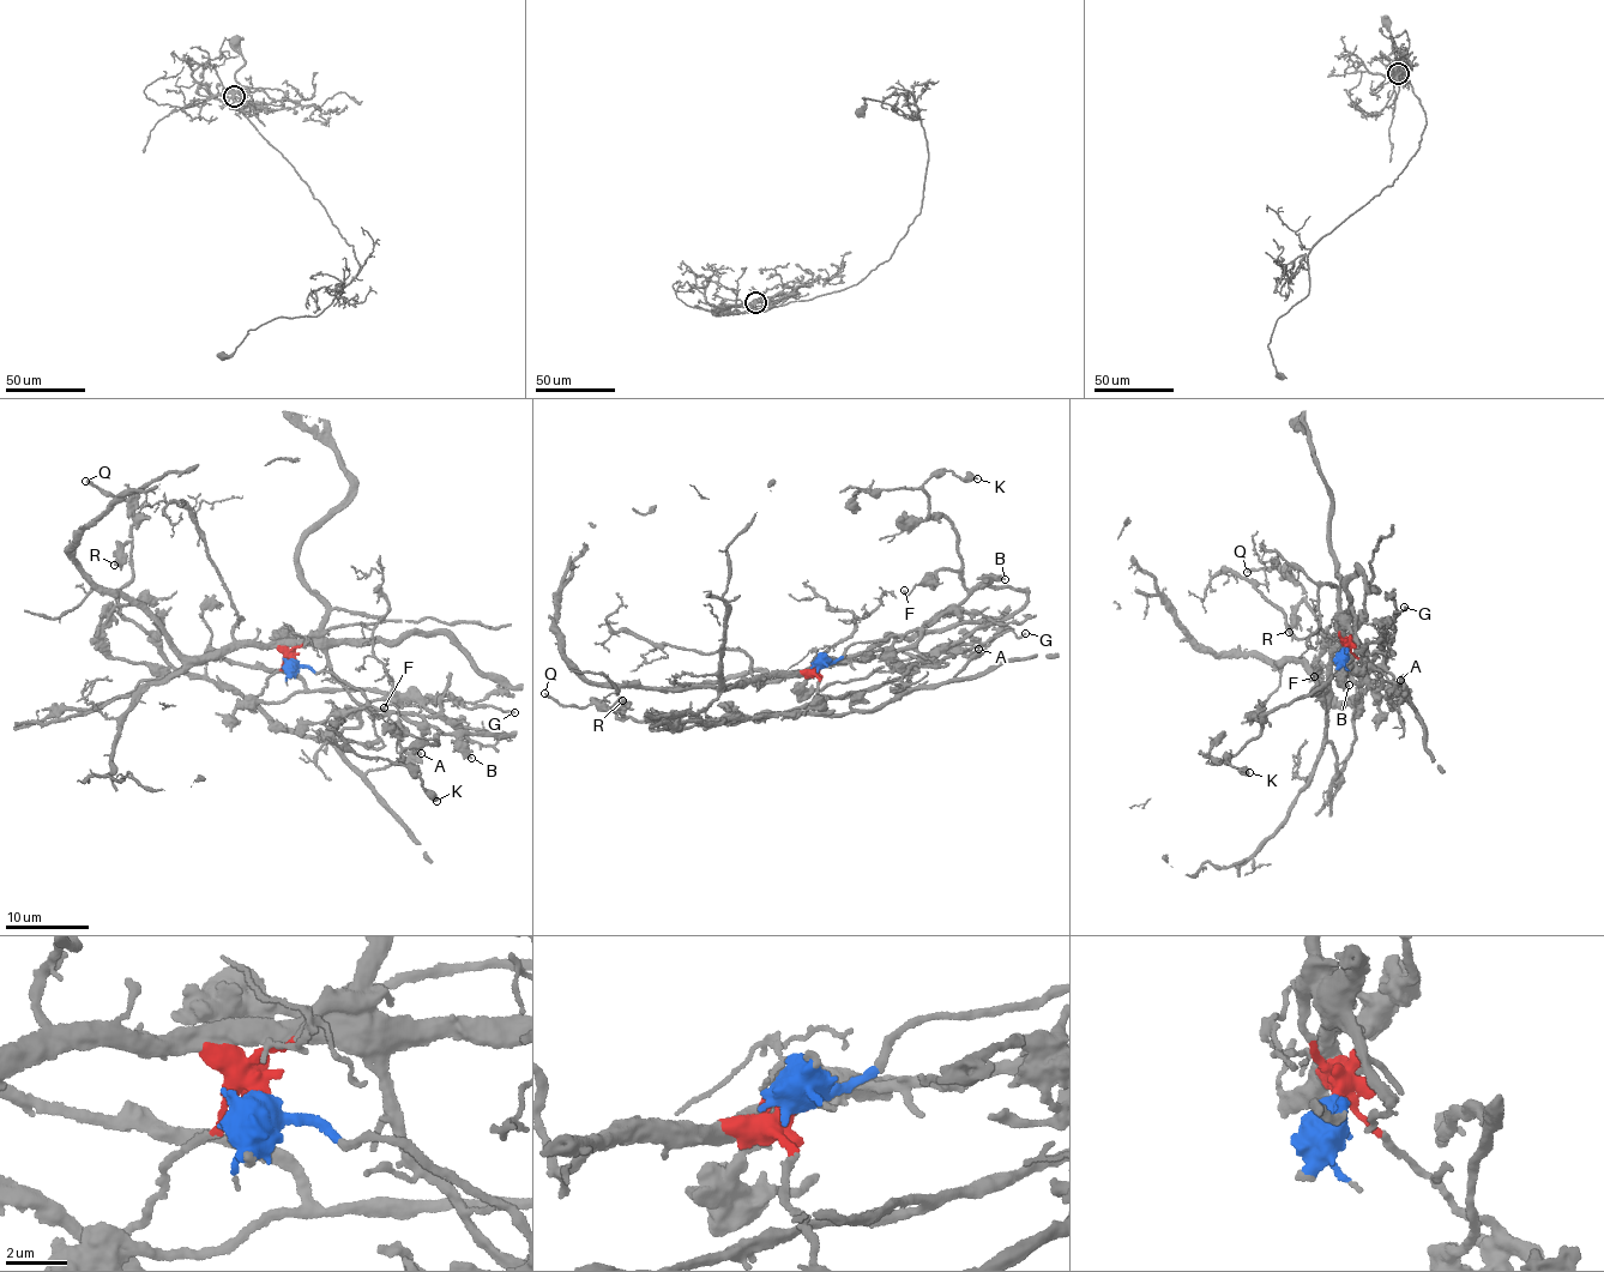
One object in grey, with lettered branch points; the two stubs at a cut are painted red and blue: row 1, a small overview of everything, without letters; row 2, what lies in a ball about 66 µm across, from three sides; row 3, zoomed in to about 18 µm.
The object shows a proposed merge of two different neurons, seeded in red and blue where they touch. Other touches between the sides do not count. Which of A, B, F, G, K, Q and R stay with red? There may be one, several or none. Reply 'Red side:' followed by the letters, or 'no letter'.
Red side: A, G, Q, R

